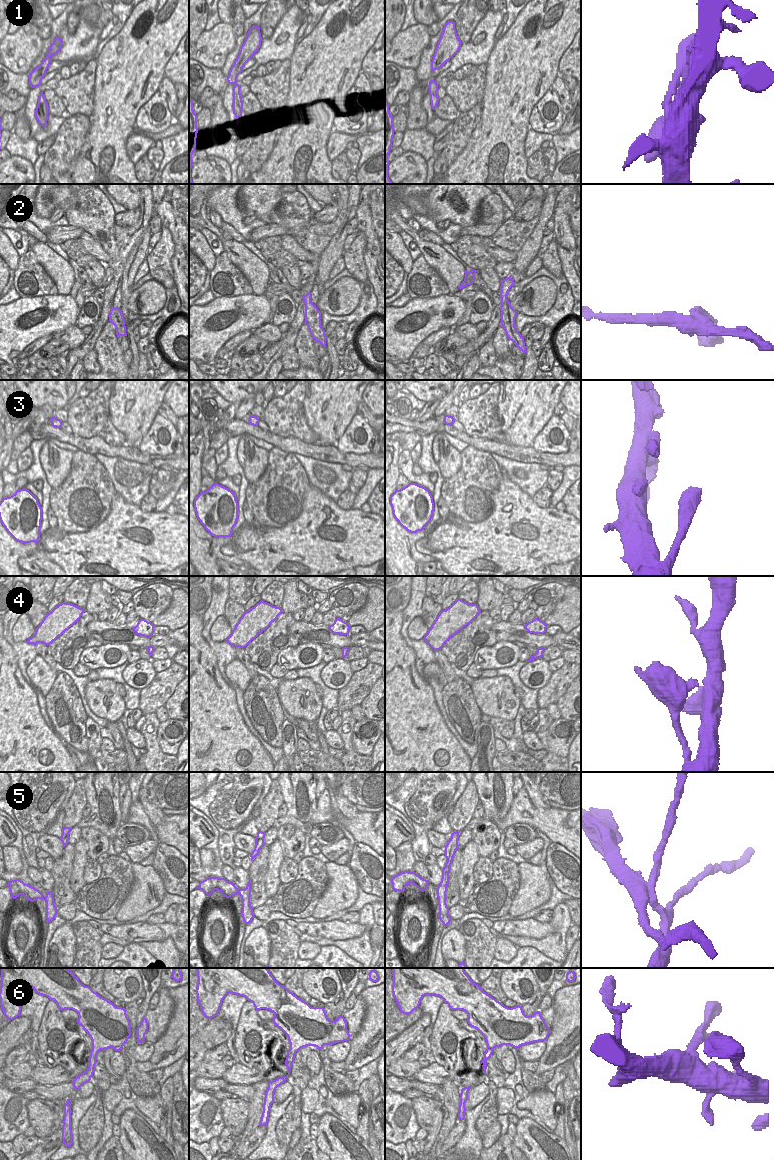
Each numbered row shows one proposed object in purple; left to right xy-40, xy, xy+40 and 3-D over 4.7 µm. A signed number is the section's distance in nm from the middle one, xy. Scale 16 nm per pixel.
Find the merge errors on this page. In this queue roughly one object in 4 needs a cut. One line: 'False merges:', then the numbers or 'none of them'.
False merges: 5

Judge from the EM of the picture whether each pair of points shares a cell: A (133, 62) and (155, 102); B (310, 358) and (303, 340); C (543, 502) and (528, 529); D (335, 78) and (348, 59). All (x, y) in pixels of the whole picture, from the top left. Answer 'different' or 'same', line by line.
A: different
B: same
C: different
D: same

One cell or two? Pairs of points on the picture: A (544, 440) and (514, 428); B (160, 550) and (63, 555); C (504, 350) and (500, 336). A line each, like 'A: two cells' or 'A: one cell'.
A: two cells
B: one cell
C: one cell

